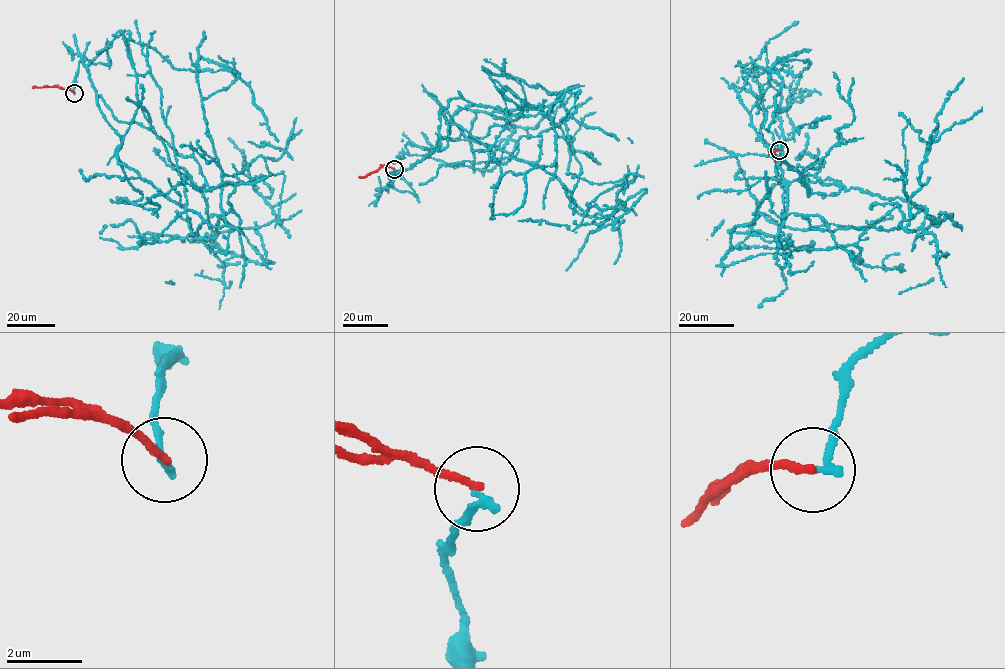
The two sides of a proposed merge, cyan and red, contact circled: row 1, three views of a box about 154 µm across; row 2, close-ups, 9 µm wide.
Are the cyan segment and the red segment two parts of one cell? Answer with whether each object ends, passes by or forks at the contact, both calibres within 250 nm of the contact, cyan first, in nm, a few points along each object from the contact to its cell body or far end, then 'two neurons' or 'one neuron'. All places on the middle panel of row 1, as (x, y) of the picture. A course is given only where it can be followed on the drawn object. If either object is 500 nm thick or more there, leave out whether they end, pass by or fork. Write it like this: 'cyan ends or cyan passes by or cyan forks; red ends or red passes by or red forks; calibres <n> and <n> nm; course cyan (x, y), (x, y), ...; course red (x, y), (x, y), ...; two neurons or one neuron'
cyan ends; red ends; calibres 220 and 190 nm; course cyan (394, 169), (388, 184), (447, 146), (462, 108), (528, 107), (422, 156), (490, 171), (515, 127), (572, 96); course red (394, 169), (382, 166), (358, 177); two neurons

